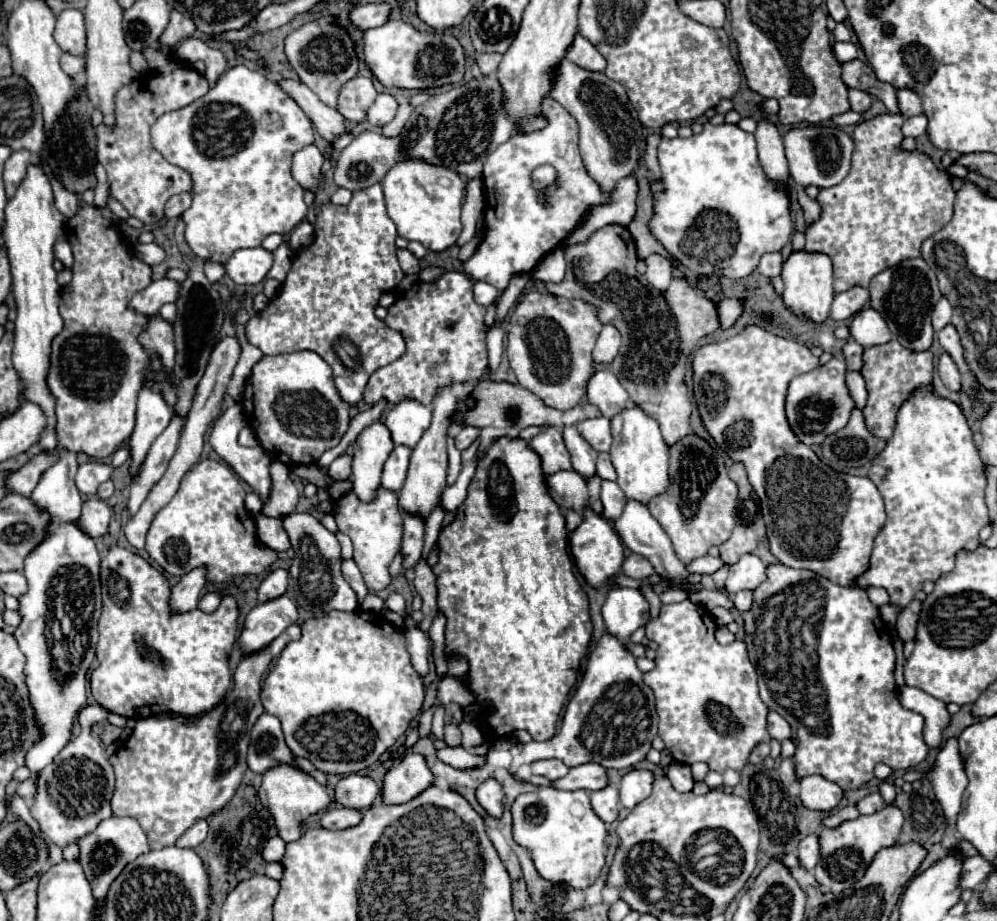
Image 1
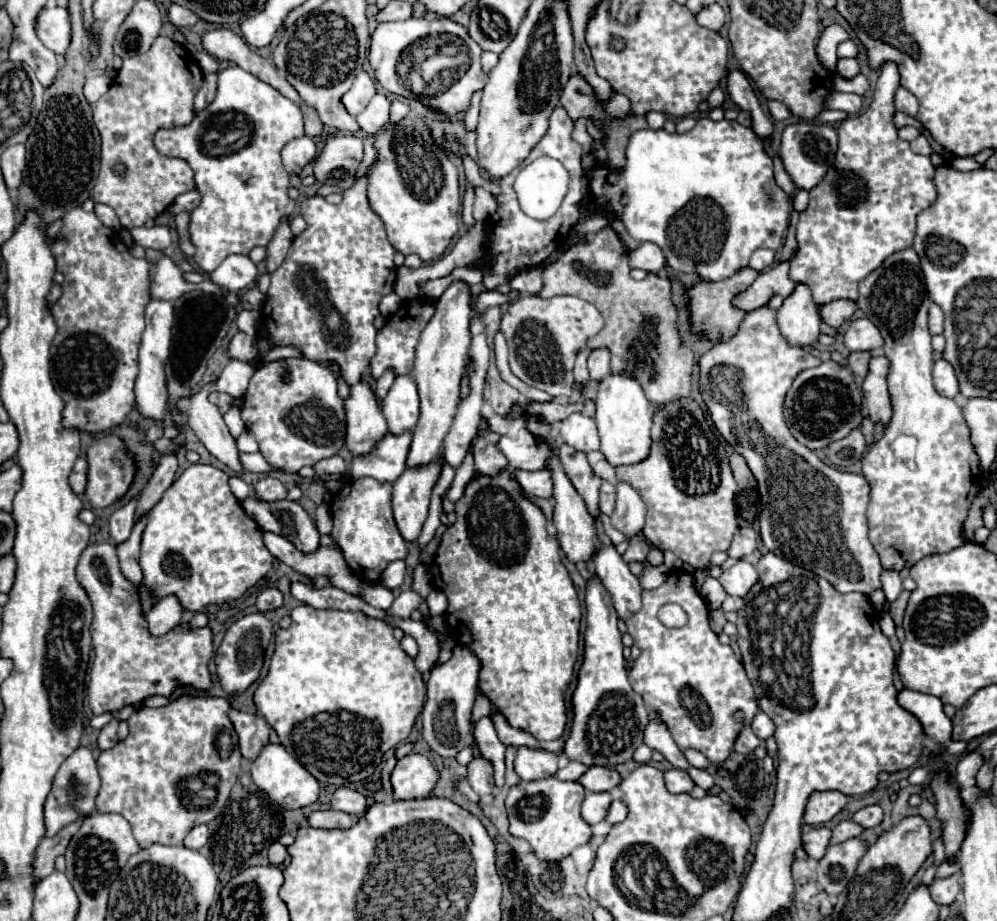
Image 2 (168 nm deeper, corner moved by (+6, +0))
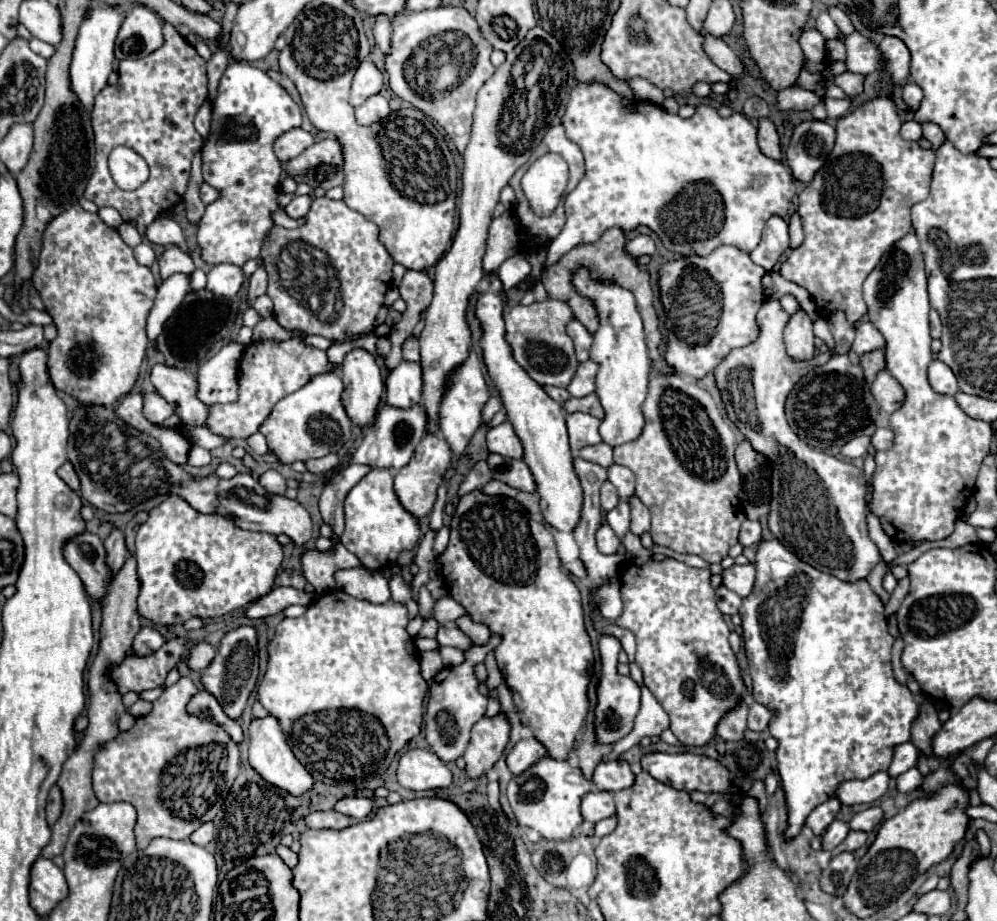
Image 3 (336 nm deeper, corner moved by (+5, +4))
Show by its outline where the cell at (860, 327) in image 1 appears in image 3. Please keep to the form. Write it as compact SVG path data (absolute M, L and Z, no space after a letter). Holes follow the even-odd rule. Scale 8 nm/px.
M858 322L856 324L856 338L852 344L852 350L856 354L866 354L870 350L878 350L884 344L886 342L884 342L882 334L876 330L876 326L872 322Z

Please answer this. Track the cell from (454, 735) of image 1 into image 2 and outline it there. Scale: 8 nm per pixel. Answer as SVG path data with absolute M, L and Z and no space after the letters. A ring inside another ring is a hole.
M457 644L453 650L451 660L445 664L437 664L431 670L431 678L427 682L427 702L423 708L423 740L429 744L433 752L443 758L453 758L467 746L467 738L471 734L471 712L477 694L481 662L479 658L467 648Z

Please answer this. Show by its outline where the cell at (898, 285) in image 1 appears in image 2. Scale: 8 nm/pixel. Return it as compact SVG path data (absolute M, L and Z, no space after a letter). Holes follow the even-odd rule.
M905 248L891 254L859 284L857 304L863 314L879 328L885 340L883 354L889 360L887 384L893 404L893 418L887 424L883 438L877 440L863 458L863 476L871 486L871 500L867 508L869 540L885 568L901 570L903 566L913 566L923 556L949 552L965 542L961 532L971 508L971 494L979 478L979 458L971 444L969 428L961 408L951 398L939 396L933 388L933 348L931 334L927 330L927 310L931 300L927 296L917 252L913 248Z

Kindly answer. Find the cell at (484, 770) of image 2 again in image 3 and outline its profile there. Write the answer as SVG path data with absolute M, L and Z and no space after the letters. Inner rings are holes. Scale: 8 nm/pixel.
M502 714L482 718L474 724L468 748L464 752L466 774L470 778L482 778L488 774L488 770L492 770L508 744L508 734L510 724Z

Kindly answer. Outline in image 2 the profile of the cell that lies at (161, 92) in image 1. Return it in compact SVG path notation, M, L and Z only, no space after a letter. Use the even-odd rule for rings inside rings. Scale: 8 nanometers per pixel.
M159 36L145 54L125 58L107 94L91 104L93 120L101 134L101 172L91 198L111 206L123 228L143 226L147 220L157 218L179 194L195 190L191 166L183 158L157 152L153 136L161 128L187 126L193 120L193 98L201 82L203 72L195 58L175 40ZM117 162L127 166L123 176L111 170Z

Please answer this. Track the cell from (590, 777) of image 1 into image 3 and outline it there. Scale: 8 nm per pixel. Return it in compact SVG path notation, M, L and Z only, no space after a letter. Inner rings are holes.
M614 760L614 762L600 762L594 770L592 782L596 784L598 790L608 790L608 792L618 792L634 784L634 774L624 760Z

